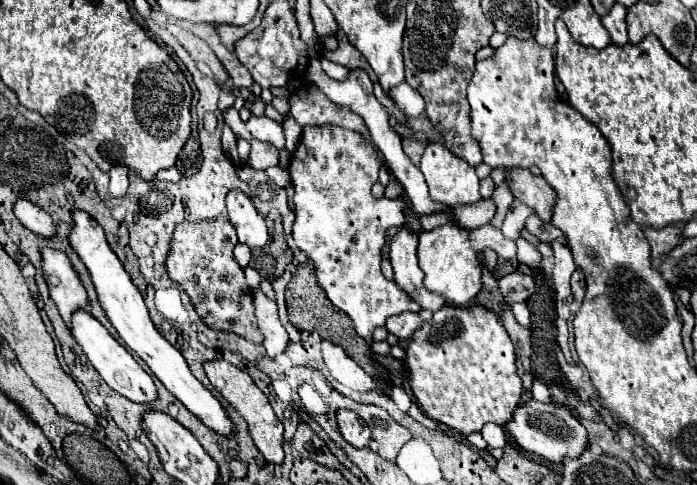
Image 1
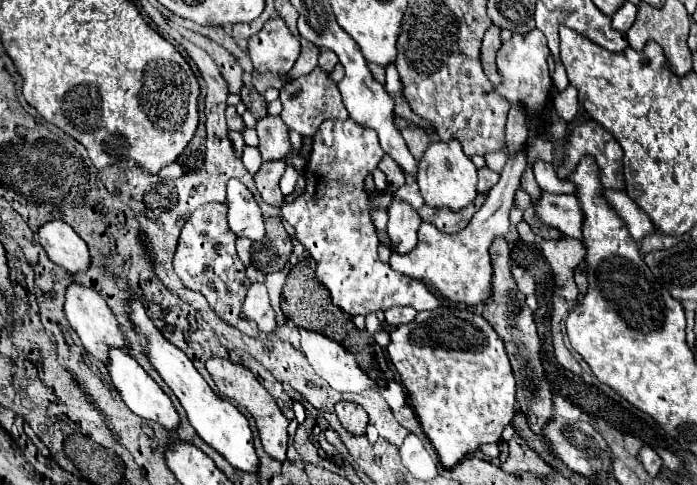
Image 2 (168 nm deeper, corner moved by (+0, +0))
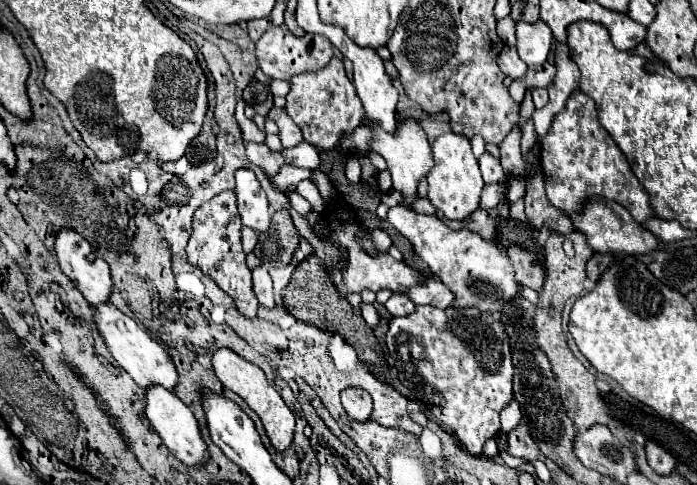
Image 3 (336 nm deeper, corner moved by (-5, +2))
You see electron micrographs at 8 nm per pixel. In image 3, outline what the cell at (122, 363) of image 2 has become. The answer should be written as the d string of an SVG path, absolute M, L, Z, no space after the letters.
M149 387L145 391L145 399L147 399L147 419L153 425L153 429L157 431L157 435L161 437L161 441L167 445L167 449L187 467L201 467L205 463L205 455L207 455L207 445L203 443L201 431L199 431L199 423L195 419L195 415L191 413L191 409L171 391L167 391L165 387Z

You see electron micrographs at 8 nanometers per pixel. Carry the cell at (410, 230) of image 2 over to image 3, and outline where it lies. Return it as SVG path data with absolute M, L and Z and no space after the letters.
M413 117L405 119L405 121L399 121L395 133L387 133L387 131L379 129L379 125L371 125L371 123L367 127L371 129L371 151L379 153L387 161L387 169L389 169L391 179L393 179L393 189L397 189L397 191L407 195L405 207L409 207L415 201L419 179L425 177L427 171L433 165L431 145L427 141L427 135L423 133L423 127Z

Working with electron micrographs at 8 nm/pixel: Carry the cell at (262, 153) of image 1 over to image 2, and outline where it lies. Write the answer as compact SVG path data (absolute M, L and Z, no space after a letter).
M266 115L258 121L256 125L258 137L260 137L260 153L262 161L278 161L284 159L290 151L290 141L288 141L288 127L282 123L280 117Z

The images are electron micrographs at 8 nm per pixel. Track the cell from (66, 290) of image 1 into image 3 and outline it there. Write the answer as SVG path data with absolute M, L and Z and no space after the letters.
M105 303L105 305L99 305L99 307L93 307L95 311L95 323L97 323L97 329L101 333L101 337L105 339L105 345L107 349L111 351L111 355L119 361L119 365L135 379L137 385L141 385L143 389L149 389L151 385L161 385L169 391L175 389L177 385L177 369L175 369L175 363L169 355L167 349L163 349L157 341L153 341L139 325L135 319L123 315L119 309L115 309L111 303Z

